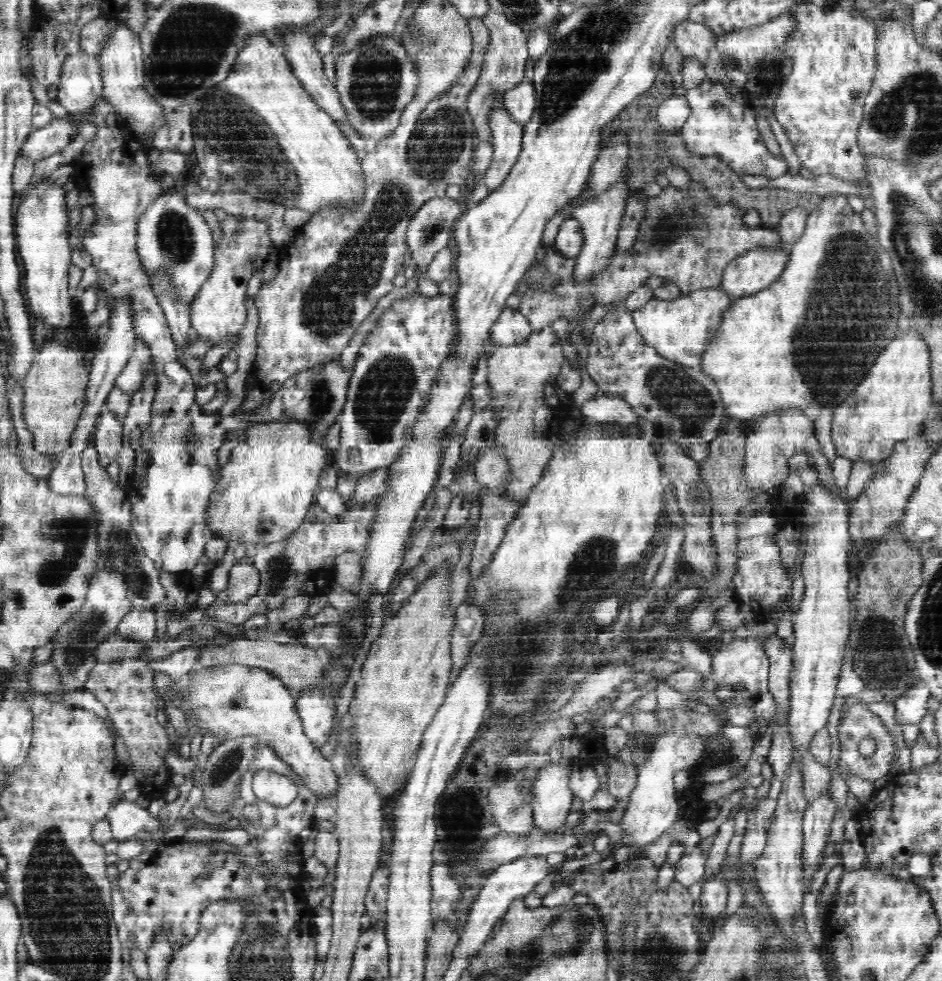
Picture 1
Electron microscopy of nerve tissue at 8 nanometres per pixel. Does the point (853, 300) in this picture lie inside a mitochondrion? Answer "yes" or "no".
yes

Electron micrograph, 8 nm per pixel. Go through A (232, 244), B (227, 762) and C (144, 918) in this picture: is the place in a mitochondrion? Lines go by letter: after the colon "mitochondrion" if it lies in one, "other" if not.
A: other
B: mitochondrion
C: other

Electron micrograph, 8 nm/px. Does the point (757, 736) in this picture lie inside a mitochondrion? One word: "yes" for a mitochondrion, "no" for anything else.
no

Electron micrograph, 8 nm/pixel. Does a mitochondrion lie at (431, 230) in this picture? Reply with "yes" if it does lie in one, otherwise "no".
yes

